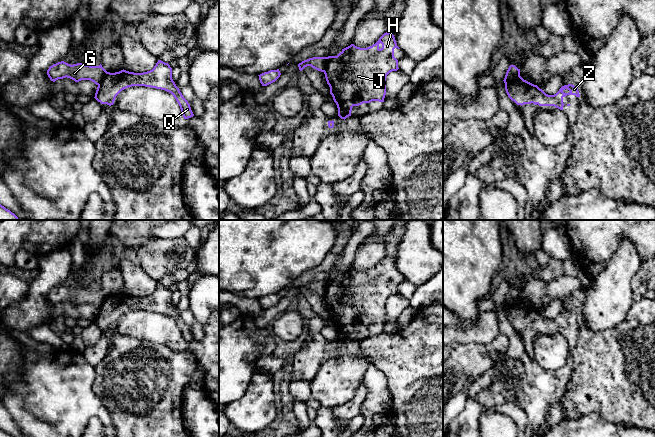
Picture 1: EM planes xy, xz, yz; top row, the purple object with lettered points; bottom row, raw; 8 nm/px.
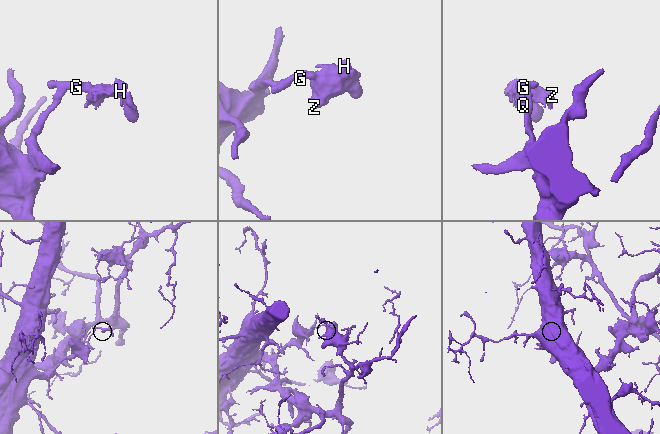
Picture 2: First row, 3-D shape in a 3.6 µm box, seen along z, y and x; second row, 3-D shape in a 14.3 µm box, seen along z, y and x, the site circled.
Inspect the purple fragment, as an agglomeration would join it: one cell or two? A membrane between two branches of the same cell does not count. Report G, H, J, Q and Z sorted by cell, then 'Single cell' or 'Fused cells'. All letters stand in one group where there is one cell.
Groups: G / H J Q Z. Fused cells

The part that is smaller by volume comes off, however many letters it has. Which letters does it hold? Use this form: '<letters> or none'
H, J, Q, Z

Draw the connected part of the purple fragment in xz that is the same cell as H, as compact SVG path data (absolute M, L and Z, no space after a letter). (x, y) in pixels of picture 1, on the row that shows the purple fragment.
M386 32L370 47L360 48L351 44L342 49L337 56L327 57L324 74L341 119L345 120L351 116L353 106L372 101L384 102L386 77L390 72L399 69L398 60L394 57L395 48L400 49L393 33Z

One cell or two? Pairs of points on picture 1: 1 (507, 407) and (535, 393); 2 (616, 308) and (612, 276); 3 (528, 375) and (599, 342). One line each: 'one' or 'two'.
1: two
2: one
3: two

